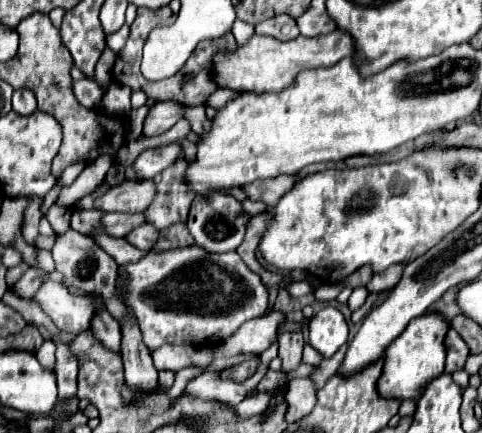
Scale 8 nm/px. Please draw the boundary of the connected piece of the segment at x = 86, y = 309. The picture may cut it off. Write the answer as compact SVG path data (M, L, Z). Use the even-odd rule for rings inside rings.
M47 280L33 298L51 316L59 330L71 334L91 332L91 320L99 310L107 308L101 294L93 292L87 296L75 296L61 282L53 280Z

